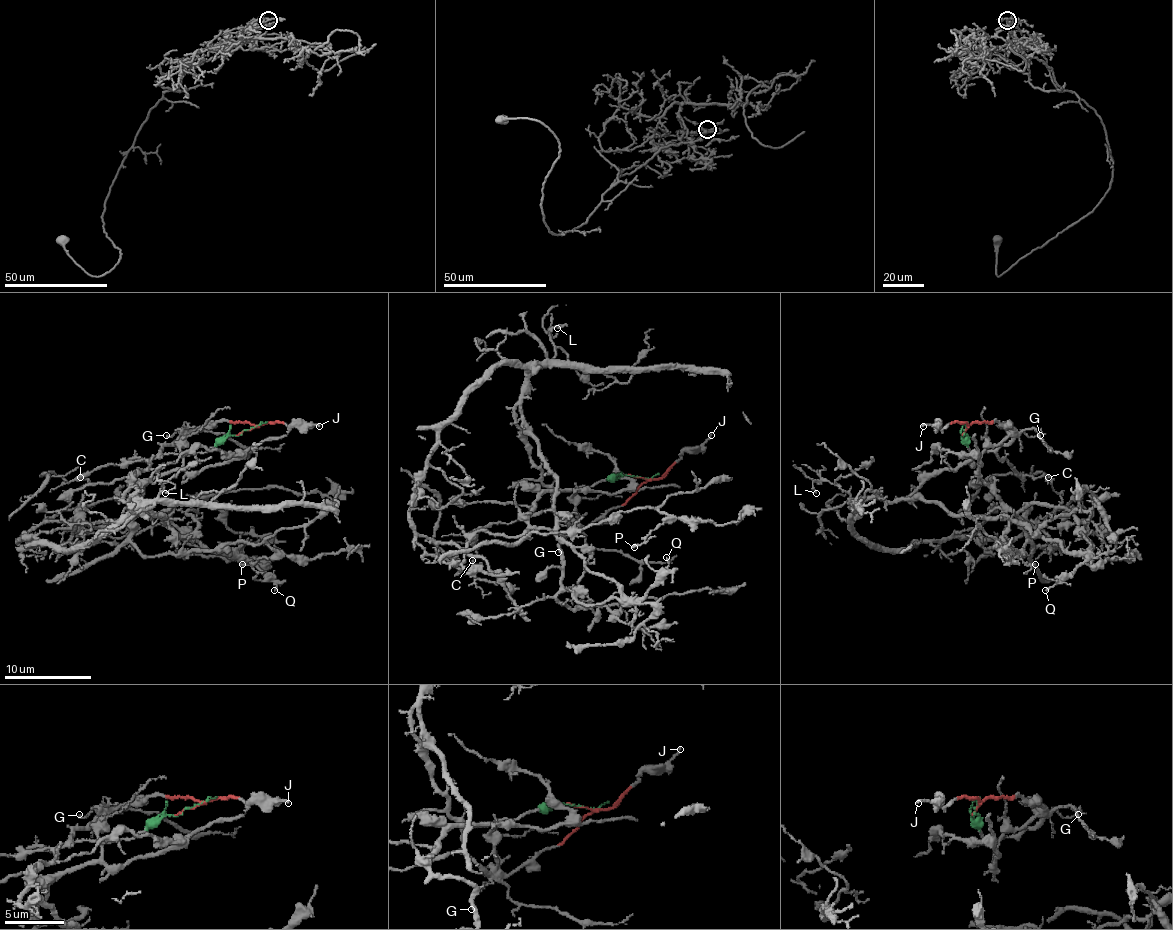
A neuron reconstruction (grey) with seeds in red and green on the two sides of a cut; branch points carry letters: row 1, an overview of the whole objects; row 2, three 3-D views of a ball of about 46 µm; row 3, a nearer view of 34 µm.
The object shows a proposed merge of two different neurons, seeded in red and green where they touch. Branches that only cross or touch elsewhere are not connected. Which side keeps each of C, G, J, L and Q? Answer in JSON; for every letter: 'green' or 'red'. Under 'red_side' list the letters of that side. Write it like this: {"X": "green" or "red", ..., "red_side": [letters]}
{"C": "green", "G": "red", "J": "red", "L": "green", "Q": "green", "red_side": ["G", "J"]}

